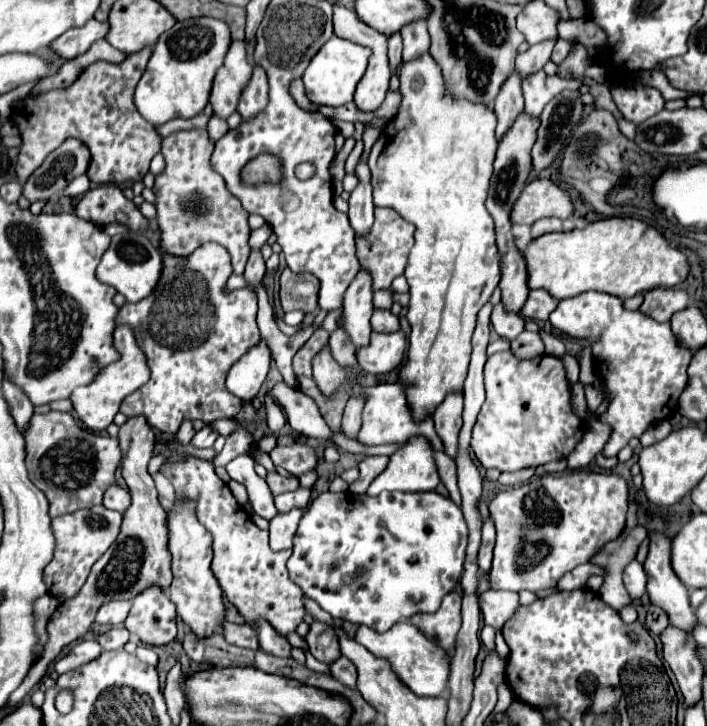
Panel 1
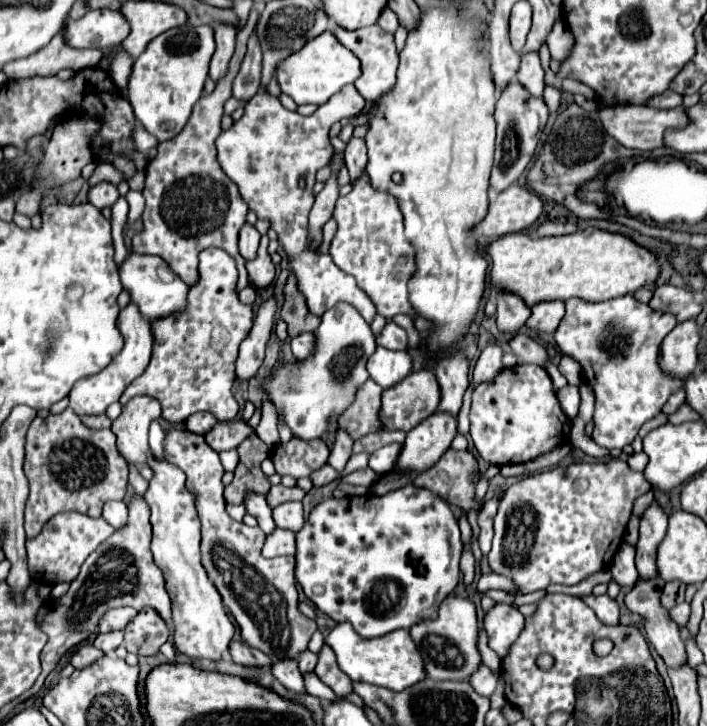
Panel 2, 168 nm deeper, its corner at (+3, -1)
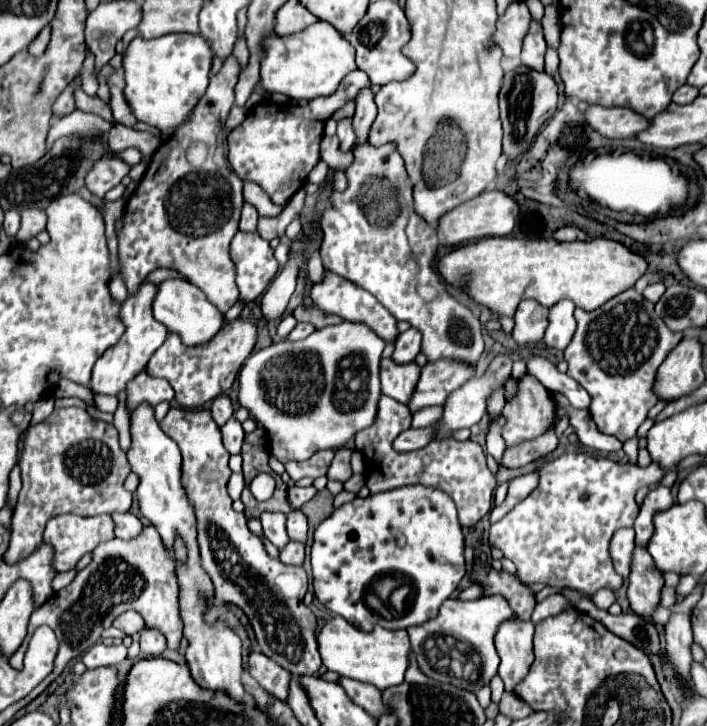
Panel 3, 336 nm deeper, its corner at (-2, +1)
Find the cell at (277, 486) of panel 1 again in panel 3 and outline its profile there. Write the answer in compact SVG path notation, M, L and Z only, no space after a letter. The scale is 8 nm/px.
M293 485L293 487L289 487L289 491L287 491L287 501L289 501L289 505L291 505L293 509L299 509L299 507L301 507L303 503L307 503L315 493L317 493L315 487L297 487L297 485Z

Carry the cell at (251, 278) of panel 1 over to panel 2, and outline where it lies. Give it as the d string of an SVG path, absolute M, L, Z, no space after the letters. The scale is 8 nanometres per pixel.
M244 223L240 237L238 237L238 245L240 245L240 255L250 261L256 257L256 249L258 249L258 241L260 241L260 233L256 231L254 225Z

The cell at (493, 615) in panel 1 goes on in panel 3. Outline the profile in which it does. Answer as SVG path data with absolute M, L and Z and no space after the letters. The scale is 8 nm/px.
M519 615L503 621L495 635L495 647L501 657L499 675L505 683L505 691L513 693L513 687L527 675L533 655L533 633L531 619L523 621Z

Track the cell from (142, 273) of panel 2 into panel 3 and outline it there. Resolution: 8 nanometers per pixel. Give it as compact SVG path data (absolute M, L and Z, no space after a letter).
M165 279L157 283L157 293L153 299L153 315L169 331L179 333L185 345L201 345L209 341L223 325L223 315L219 313L219 309L215 309L215 305L211 305L207 297L187 279Z

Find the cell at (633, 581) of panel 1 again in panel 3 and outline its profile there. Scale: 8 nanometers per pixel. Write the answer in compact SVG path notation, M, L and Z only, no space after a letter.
M619 529L611 541L611 559L615 561L615 571L627 579L631 573L631 559L635 549L635 531L633 529Z

